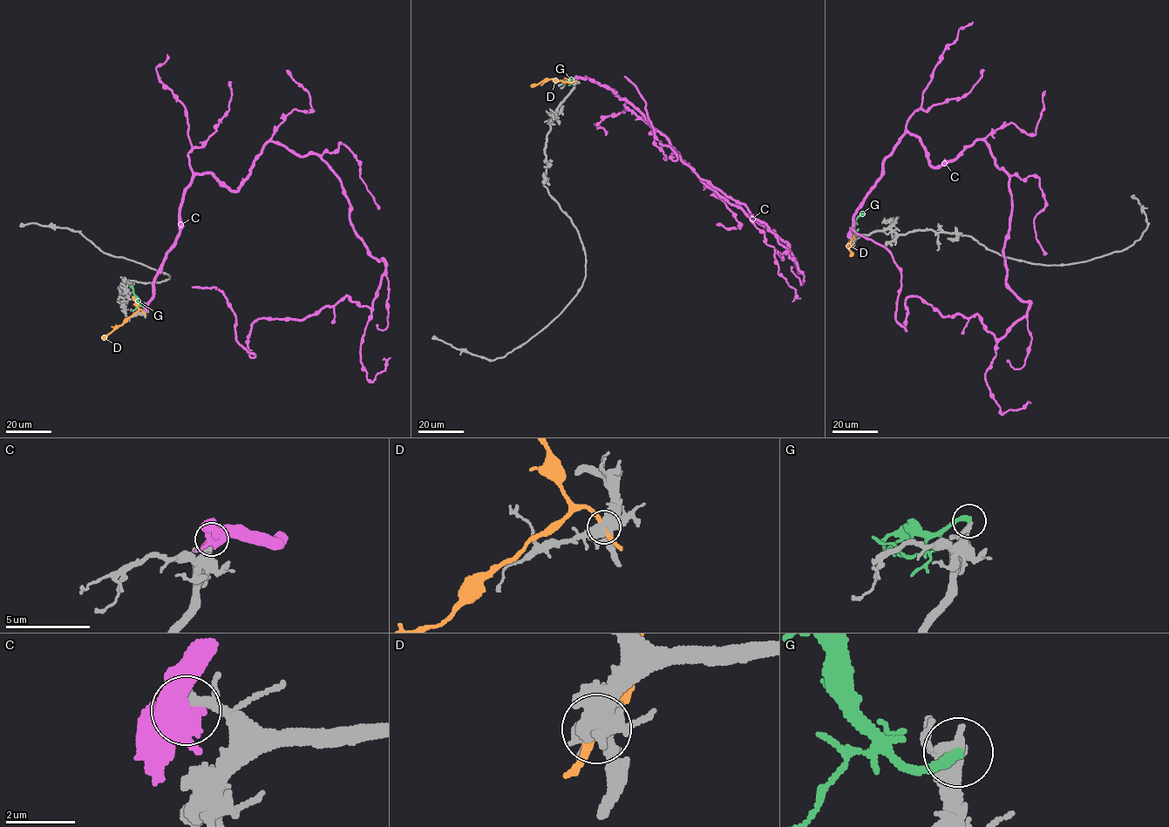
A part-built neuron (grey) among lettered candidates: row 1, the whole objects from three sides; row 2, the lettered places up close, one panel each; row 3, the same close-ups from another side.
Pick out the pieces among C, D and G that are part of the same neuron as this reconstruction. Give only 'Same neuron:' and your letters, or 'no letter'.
Same neuron: G

